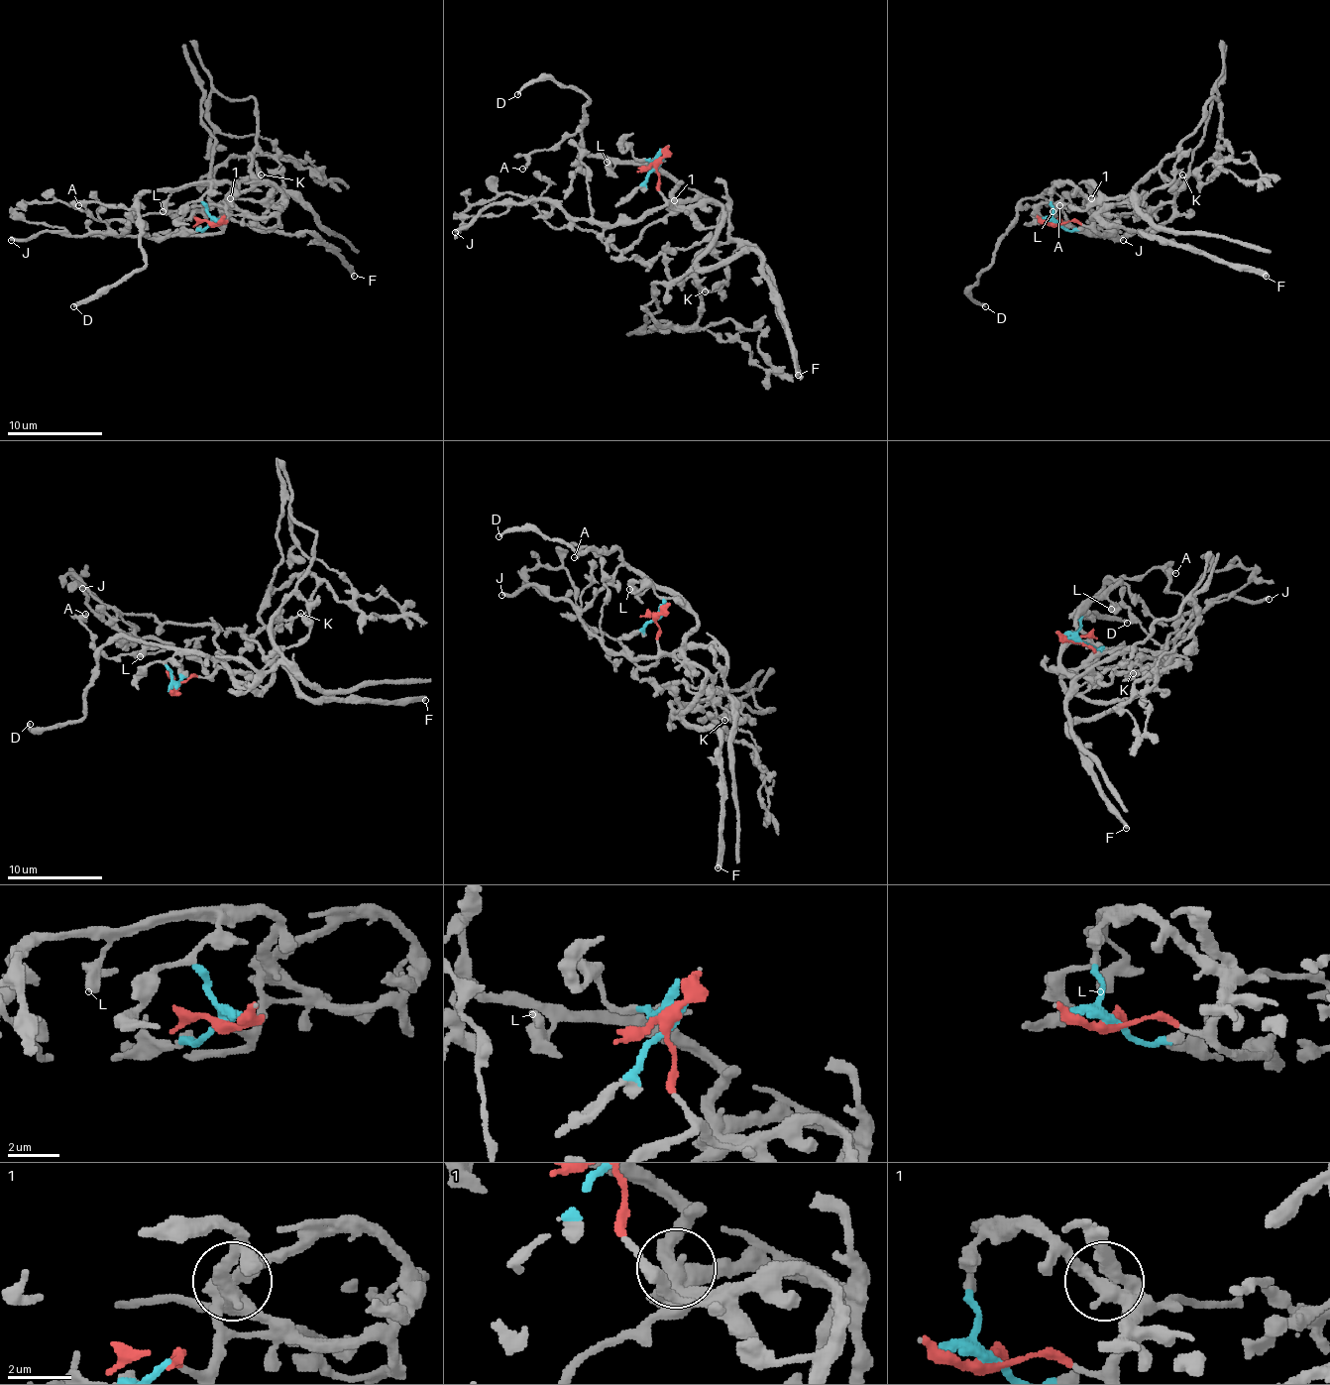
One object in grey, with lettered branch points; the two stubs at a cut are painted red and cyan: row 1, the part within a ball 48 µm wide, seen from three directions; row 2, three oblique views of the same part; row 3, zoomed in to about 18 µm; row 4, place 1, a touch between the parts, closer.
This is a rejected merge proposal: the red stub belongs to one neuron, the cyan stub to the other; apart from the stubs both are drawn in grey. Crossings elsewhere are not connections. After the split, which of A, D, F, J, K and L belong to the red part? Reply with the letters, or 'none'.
J, K

